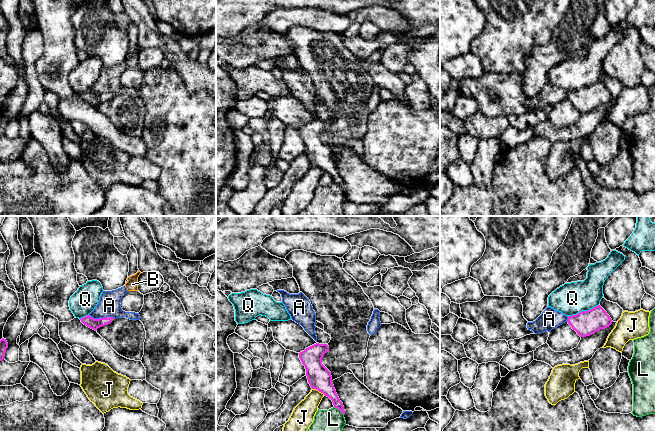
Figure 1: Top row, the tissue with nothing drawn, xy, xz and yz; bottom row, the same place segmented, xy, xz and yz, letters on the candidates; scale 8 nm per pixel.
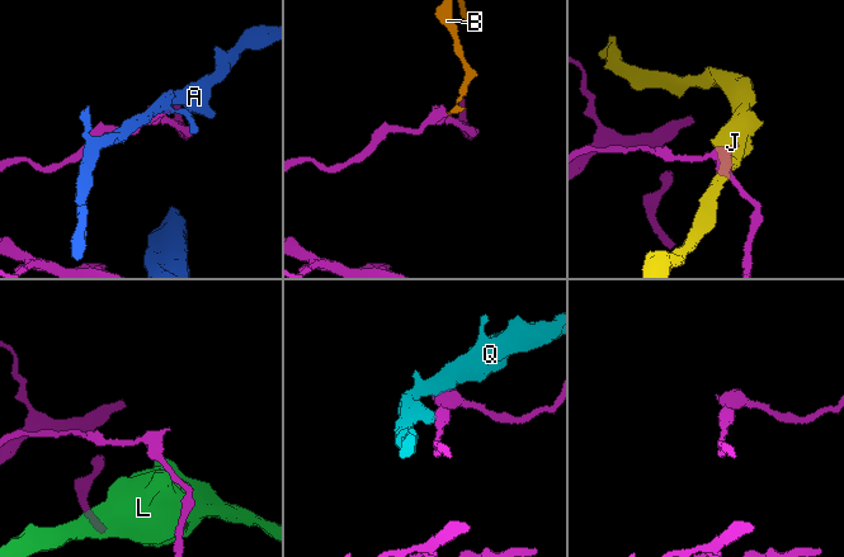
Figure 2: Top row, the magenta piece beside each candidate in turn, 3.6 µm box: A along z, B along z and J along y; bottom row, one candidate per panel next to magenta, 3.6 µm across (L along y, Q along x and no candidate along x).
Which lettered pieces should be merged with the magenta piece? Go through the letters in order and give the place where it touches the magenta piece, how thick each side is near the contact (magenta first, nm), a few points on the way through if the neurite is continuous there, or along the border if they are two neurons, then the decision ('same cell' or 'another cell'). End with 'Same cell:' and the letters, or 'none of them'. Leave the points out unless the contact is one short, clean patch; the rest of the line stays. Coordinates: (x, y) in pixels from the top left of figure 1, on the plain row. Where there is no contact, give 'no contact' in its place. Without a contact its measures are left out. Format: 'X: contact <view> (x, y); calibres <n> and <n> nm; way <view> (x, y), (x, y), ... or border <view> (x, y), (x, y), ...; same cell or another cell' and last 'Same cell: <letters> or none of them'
A: contact xy (99, 94); calibres 90 and 180 nm; another cell
B: contact xy (109, 93); calibres 90 and 20 nm; border xy (106, 93), (109, 93); another cell
J: contact xz (318, 166); calibres 190 and 180 nm; border xz (312, 164), (324, 170); another cell
L: contact xz (339, 185); calibres 140 and 280 nm; another cell
Q: contact yz (583, 87); calibres 200 and 260 nm; another cell
Same cell: none of them

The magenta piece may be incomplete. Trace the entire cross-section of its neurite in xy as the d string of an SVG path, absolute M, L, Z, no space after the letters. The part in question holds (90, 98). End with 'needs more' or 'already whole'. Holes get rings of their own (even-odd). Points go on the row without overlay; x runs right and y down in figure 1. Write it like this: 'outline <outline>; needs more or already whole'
outline M88 91L81 94L80 96L84 101L96 107L98 104L110 100L113 95L113 93L94 95L90 91Z; already whole

